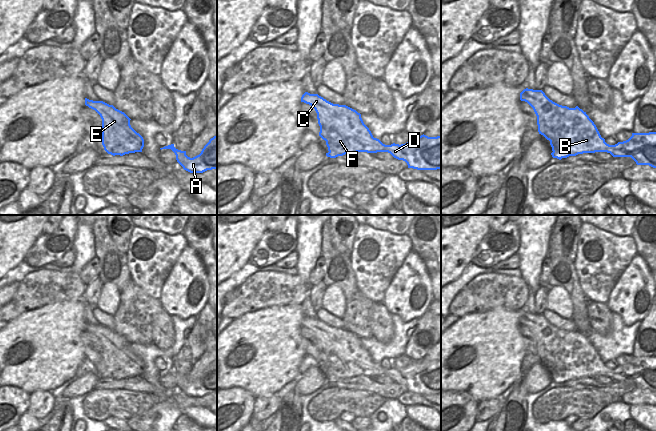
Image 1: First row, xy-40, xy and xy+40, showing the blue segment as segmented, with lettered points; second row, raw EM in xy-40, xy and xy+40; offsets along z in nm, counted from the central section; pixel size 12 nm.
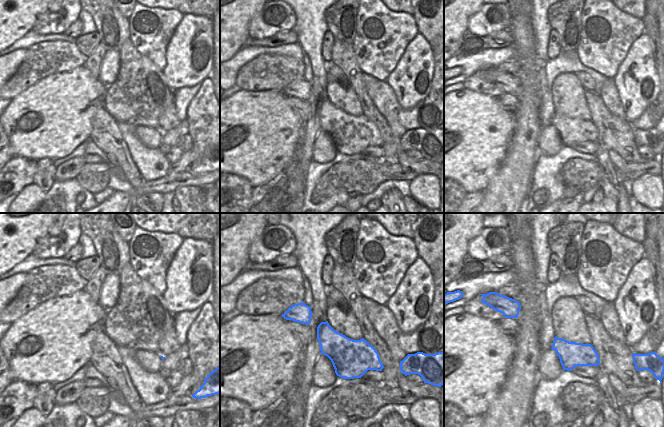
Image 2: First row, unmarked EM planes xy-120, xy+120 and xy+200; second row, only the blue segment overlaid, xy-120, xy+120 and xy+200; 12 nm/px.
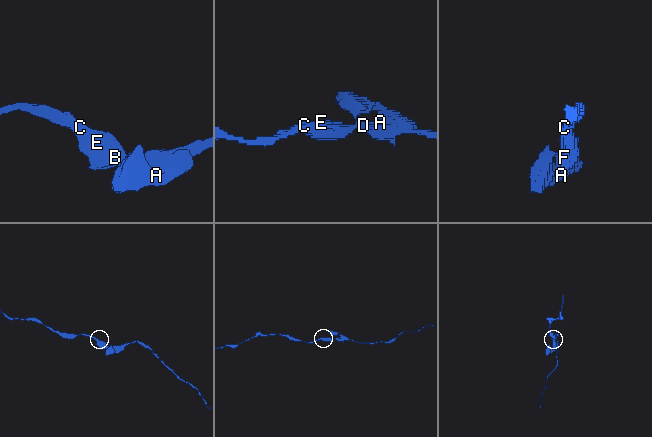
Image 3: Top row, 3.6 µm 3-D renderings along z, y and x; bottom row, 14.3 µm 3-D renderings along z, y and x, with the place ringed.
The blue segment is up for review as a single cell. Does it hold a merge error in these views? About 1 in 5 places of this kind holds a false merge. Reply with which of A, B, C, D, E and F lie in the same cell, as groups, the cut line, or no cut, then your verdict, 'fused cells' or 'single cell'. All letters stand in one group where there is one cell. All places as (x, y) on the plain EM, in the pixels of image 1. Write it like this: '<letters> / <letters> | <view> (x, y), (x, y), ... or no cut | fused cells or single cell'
A B C D E F | no cut | single cell

